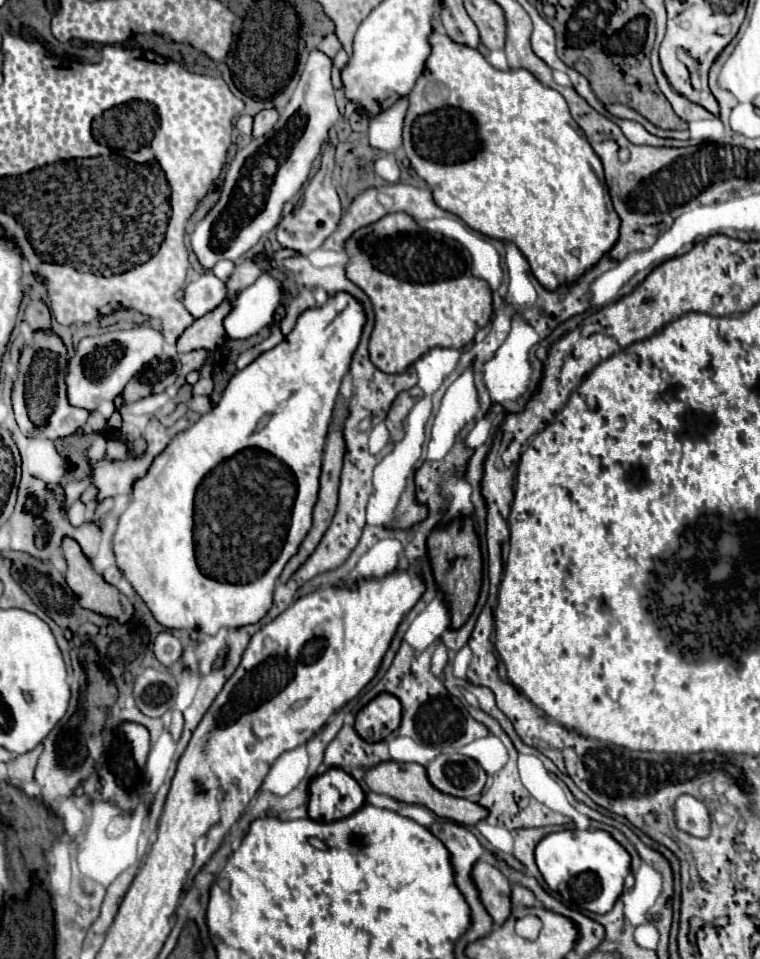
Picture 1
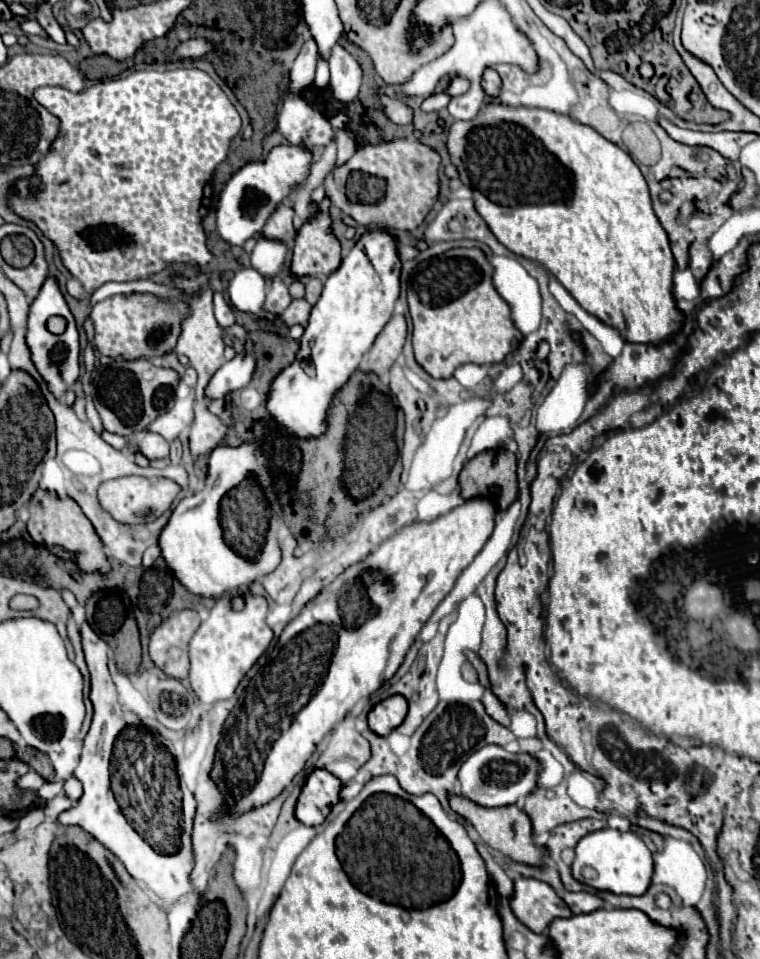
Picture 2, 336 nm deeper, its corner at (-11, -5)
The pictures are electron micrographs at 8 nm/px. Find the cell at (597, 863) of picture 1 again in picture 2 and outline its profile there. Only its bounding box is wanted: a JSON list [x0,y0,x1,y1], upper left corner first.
[571,829,653,895]

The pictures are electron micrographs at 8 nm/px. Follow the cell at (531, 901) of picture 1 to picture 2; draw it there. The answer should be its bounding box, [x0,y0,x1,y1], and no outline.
[563,891,605,915]

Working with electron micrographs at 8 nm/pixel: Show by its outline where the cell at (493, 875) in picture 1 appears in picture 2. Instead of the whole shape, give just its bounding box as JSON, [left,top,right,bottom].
[511,877,573,933]

